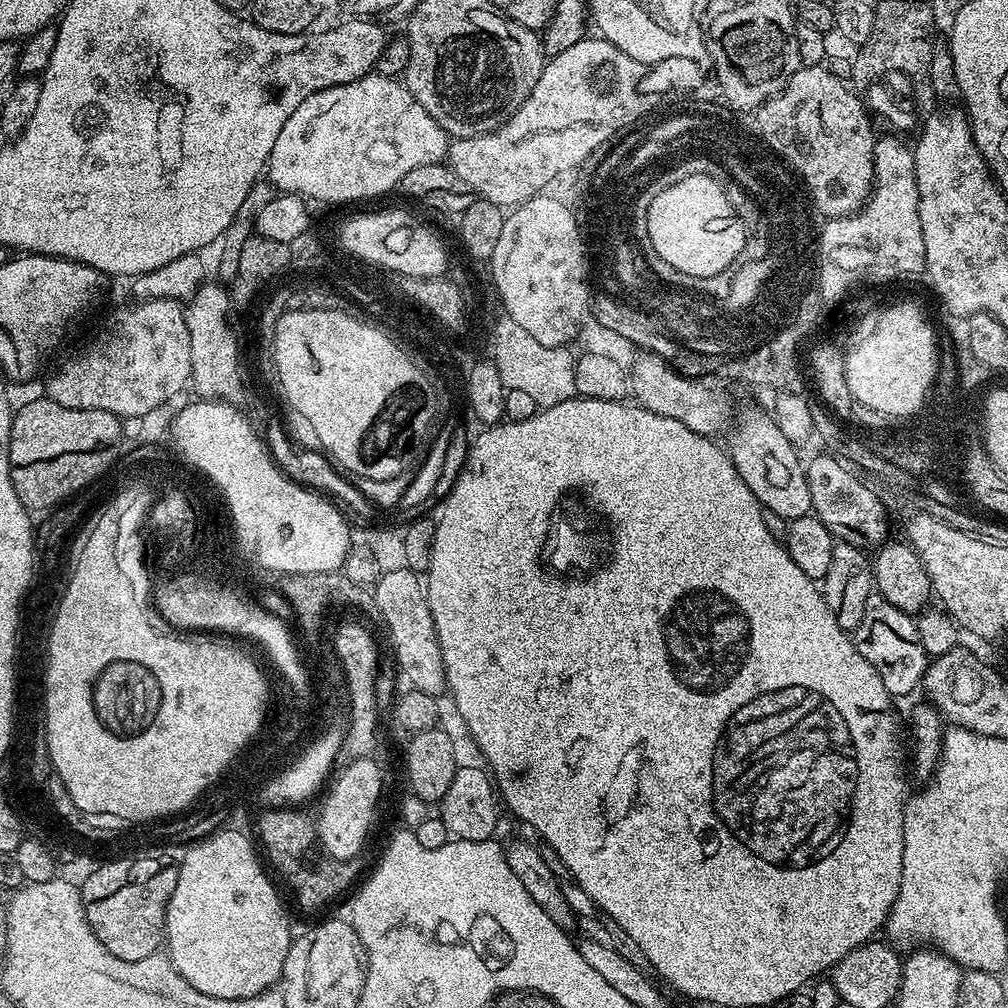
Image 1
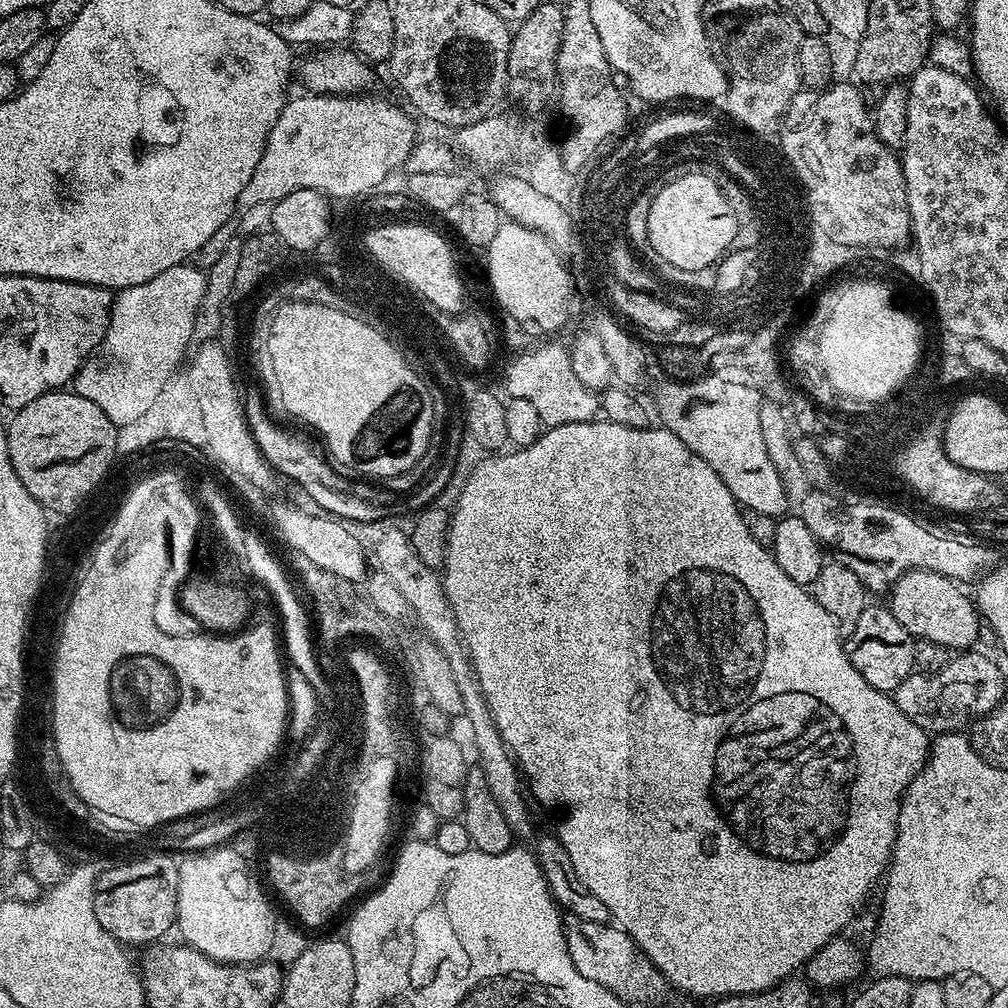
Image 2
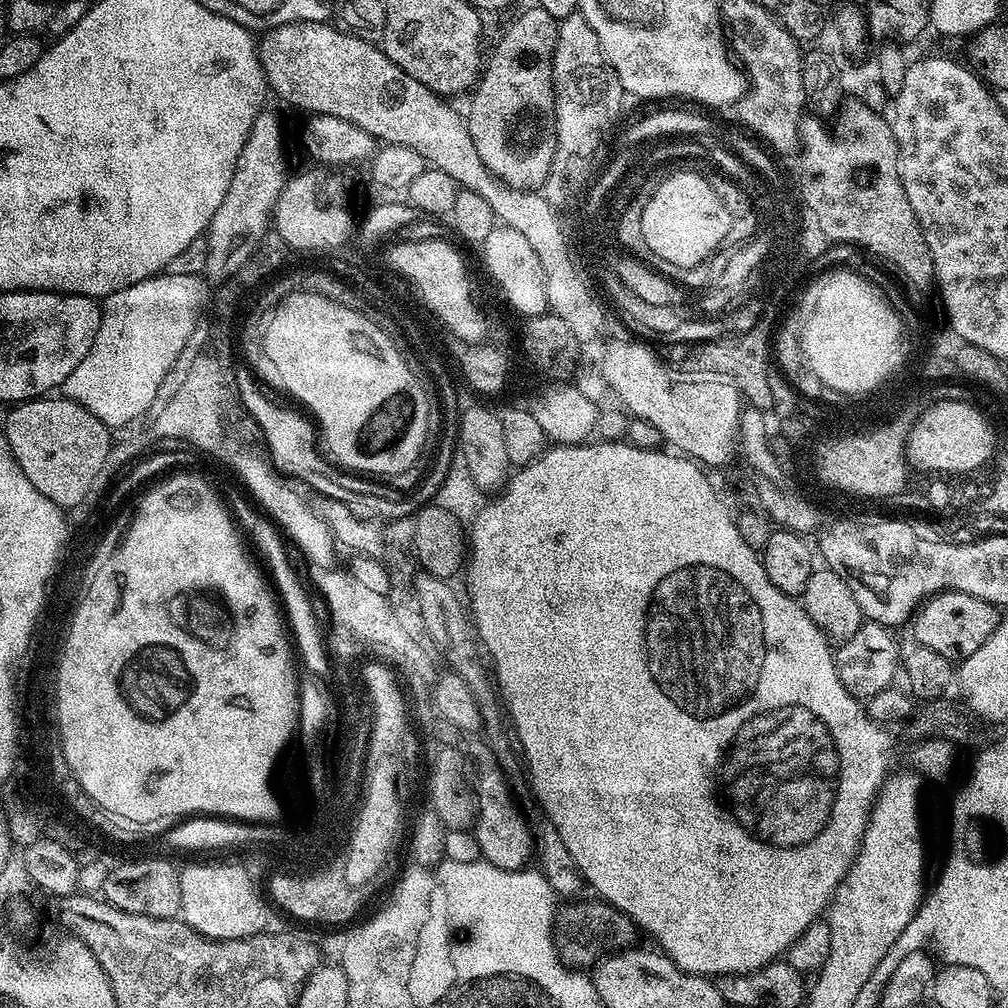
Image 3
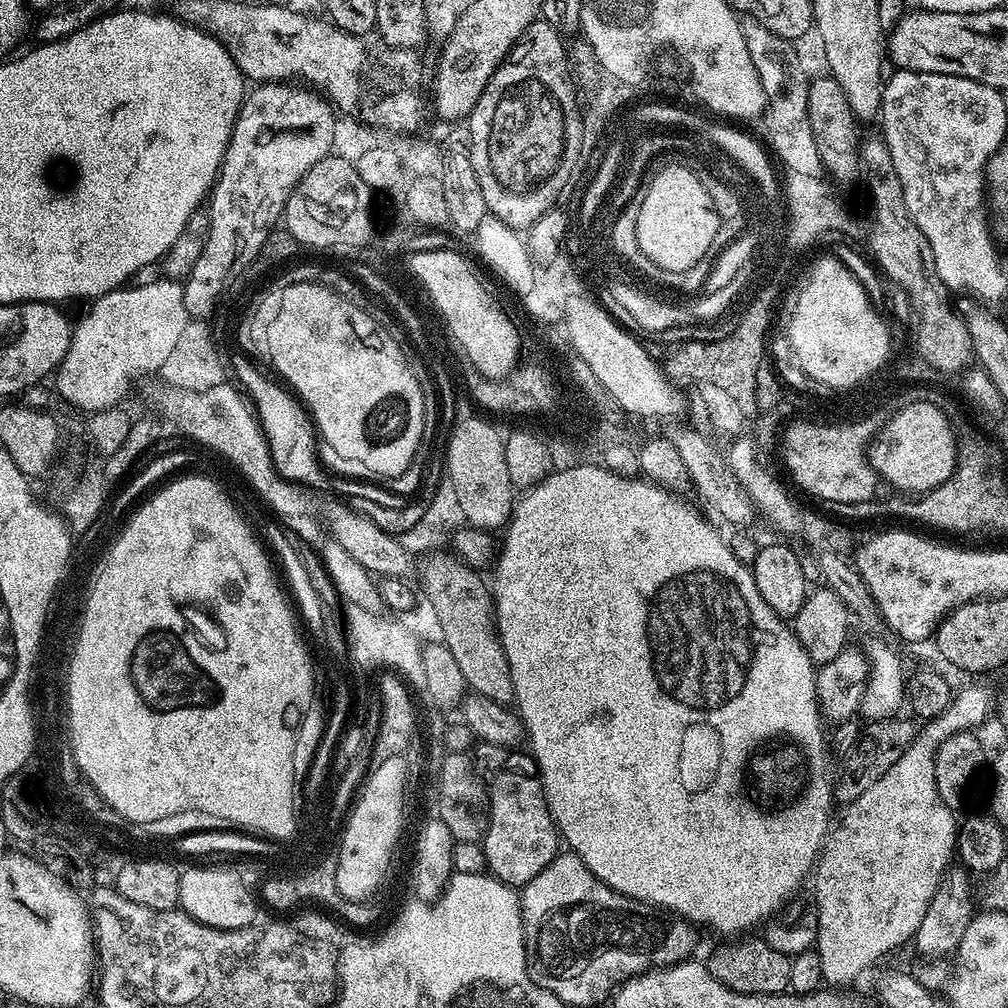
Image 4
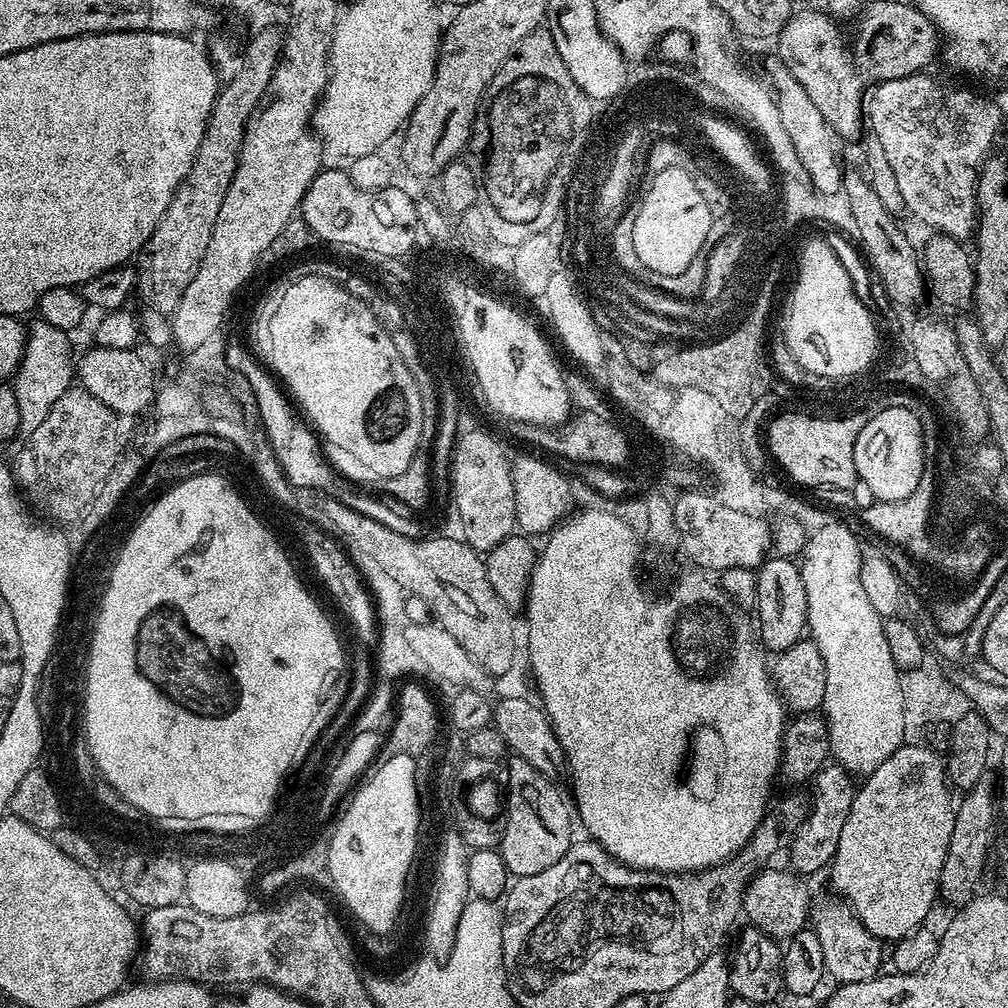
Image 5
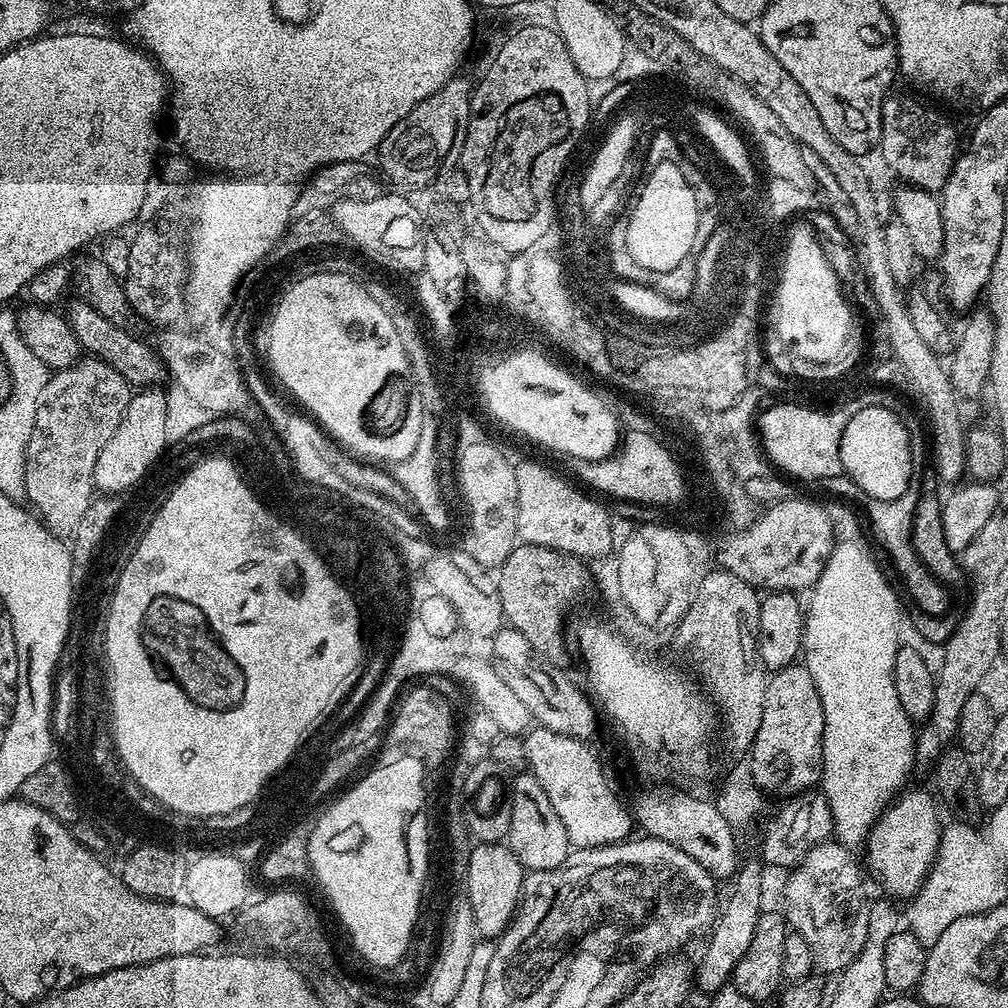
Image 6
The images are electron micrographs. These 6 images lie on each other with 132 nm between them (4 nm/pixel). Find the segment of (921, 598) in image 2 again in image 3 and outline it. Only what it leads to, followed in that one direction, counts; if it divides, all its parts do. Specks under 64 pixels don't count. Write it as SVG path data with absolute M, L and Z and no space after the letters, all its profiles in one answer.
M937 592L935 596L925 600L915 613L910 632L922 646L937 651L951 662L960 662L974 654L990 638L998 623L996 612L997 605L982 598L974 598L961 592Z

